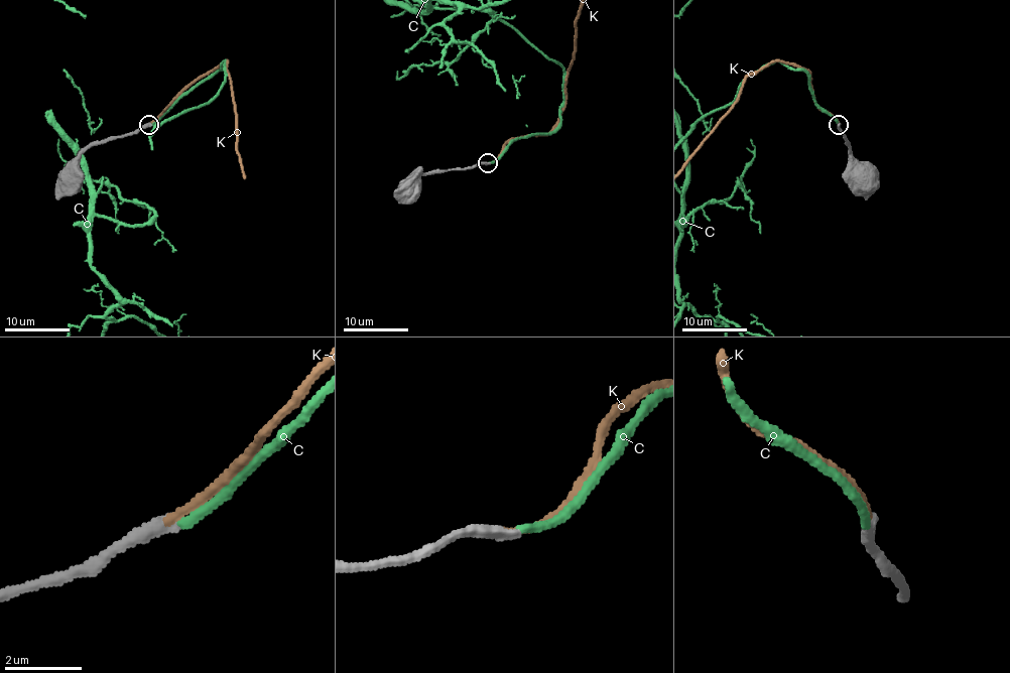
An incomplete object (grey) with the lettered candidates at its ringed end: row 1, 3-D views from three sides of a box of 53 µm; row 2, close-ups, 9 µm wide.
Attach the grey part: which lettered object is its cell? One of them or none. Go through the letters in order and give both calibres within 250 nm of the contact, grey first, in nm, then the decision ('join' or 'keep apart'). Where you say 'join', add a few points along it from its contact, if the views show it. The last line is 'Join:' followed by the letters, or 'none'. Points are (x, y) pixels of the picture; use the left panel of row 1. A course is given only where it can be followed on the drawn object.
C: 320 nm thick on the grey side, 240 nm on the other; keep apart
K: 360 nm thick on the grey side, 200 nm on the other; join
Join: K

